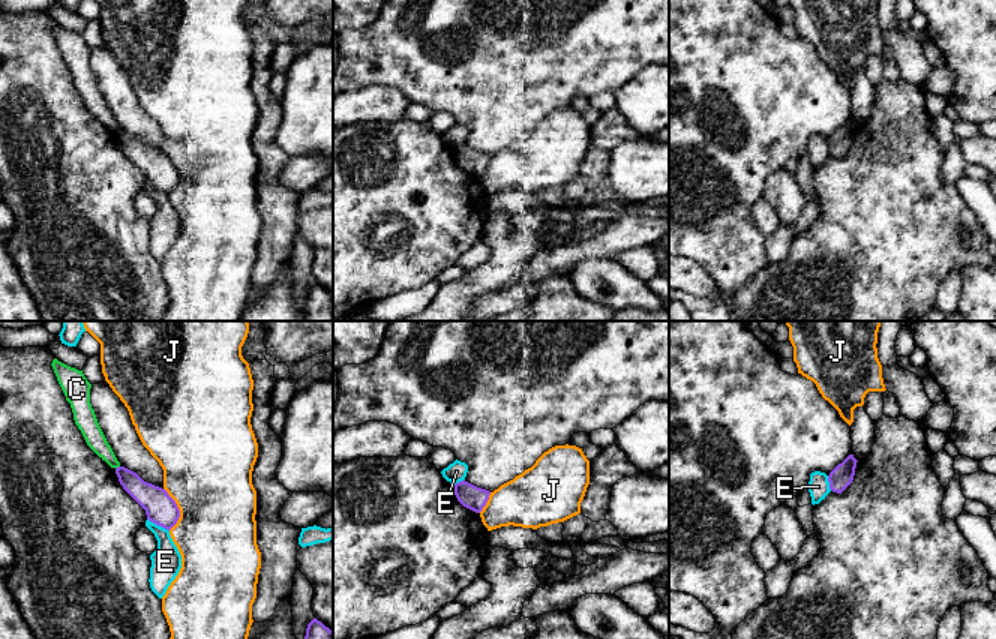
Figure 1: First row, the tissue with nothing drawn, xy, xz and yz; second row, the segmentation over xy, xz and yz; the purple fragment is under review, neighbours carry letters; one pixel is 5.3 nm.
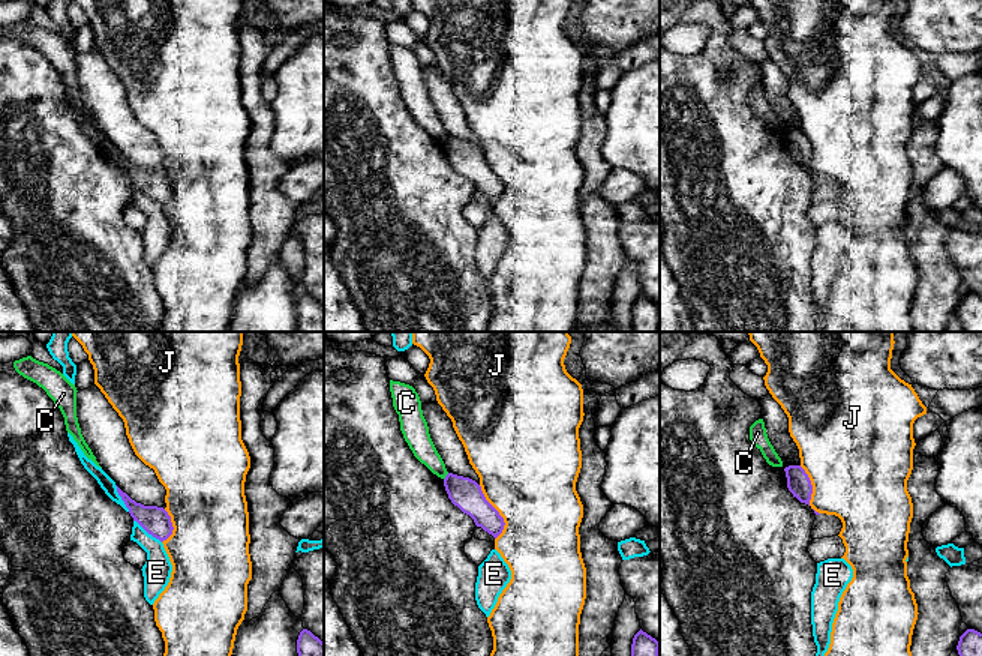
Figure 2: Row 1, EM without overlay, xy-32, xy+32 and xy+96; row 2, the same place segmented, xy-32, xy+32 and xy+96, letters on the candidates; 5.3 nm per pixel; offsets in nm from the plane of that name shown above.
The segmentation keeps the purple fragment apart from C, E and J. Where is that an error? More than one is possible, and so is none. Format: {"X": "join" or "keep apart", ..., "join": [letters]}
{"C": "keep apart", "E": "keep apart", "J": "keep apart", "join": []}

